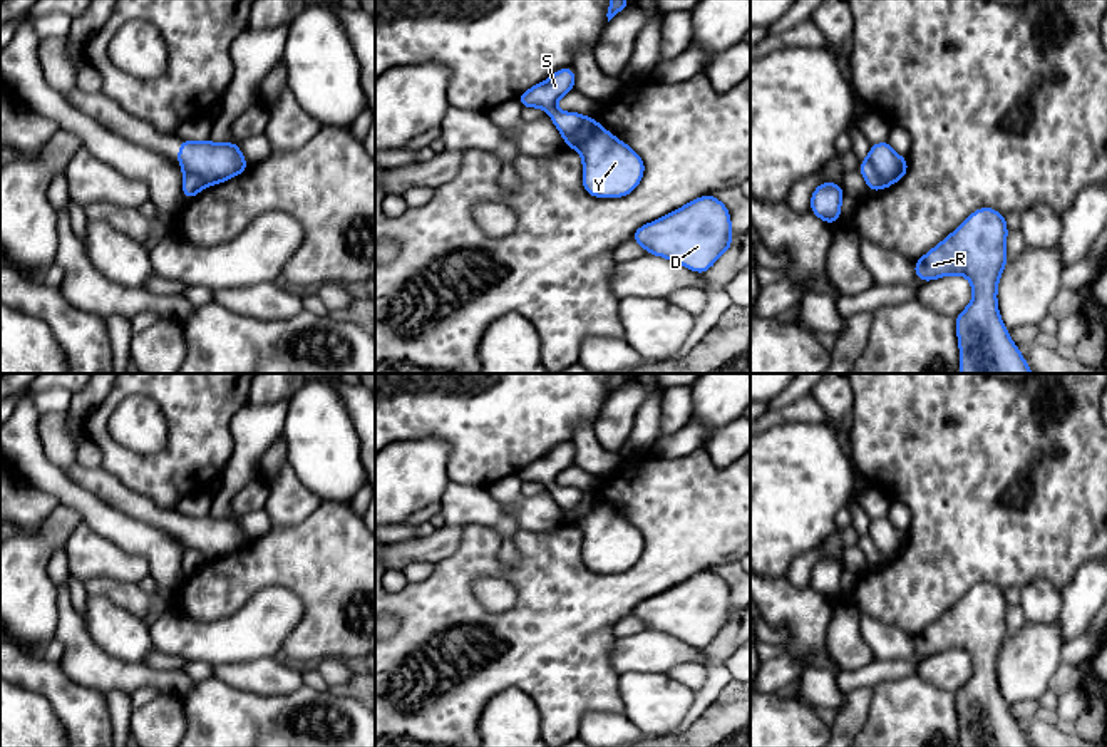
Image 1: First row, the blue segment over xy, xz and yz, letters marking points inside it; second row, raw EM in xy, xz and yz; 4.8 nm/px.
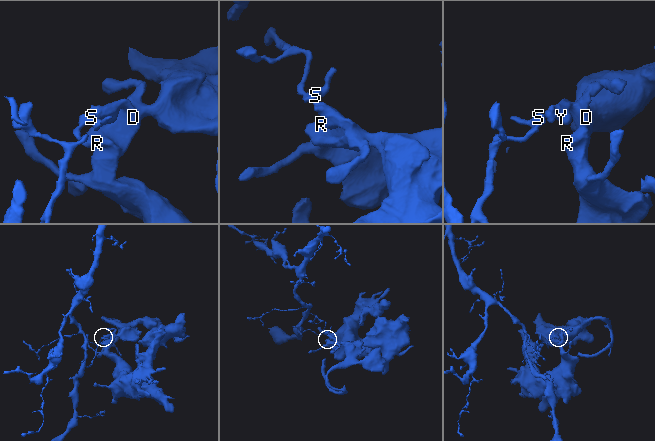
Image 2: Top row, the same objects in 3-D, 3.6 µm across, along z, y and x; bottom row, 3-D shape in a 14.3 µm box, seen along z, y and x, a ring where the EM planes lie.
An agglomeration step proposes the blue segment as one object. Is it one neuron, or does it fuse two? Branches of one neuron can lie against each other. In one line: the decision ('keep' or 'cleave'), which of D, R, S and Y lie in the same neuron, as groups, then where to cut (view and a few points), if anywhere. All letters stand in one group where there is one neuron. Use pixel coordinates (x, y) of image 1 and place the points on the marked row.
cleave | D R Y / S | yz (868, 158), (873, 170), (888, 185)

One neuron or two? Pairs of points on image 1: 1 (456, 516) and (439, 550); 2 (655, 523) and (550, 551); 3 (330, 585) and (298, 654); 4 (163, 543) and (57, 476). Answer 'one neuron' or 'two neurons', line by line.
1: two neurons
2: one neuron
3: one neuron
4: one neuron

